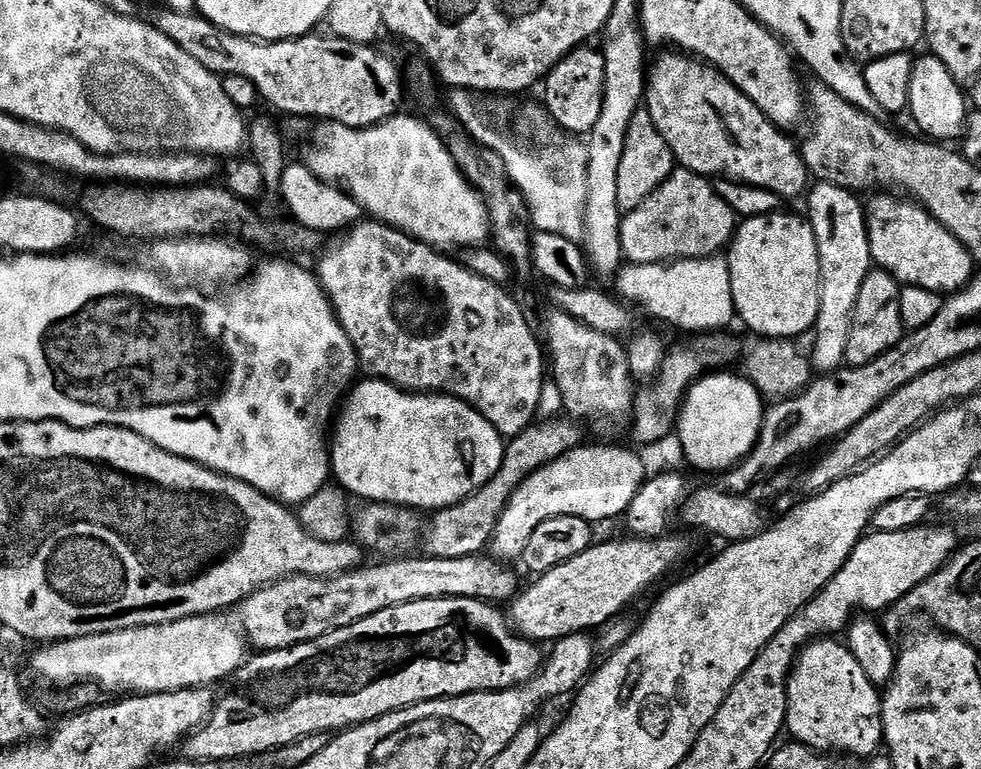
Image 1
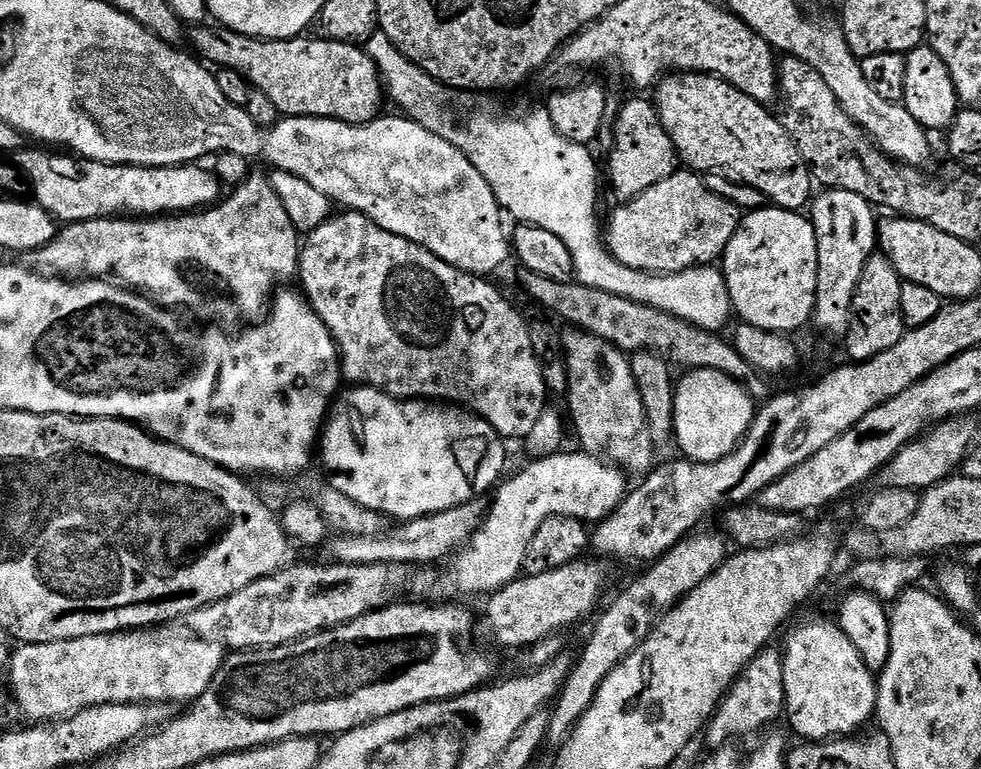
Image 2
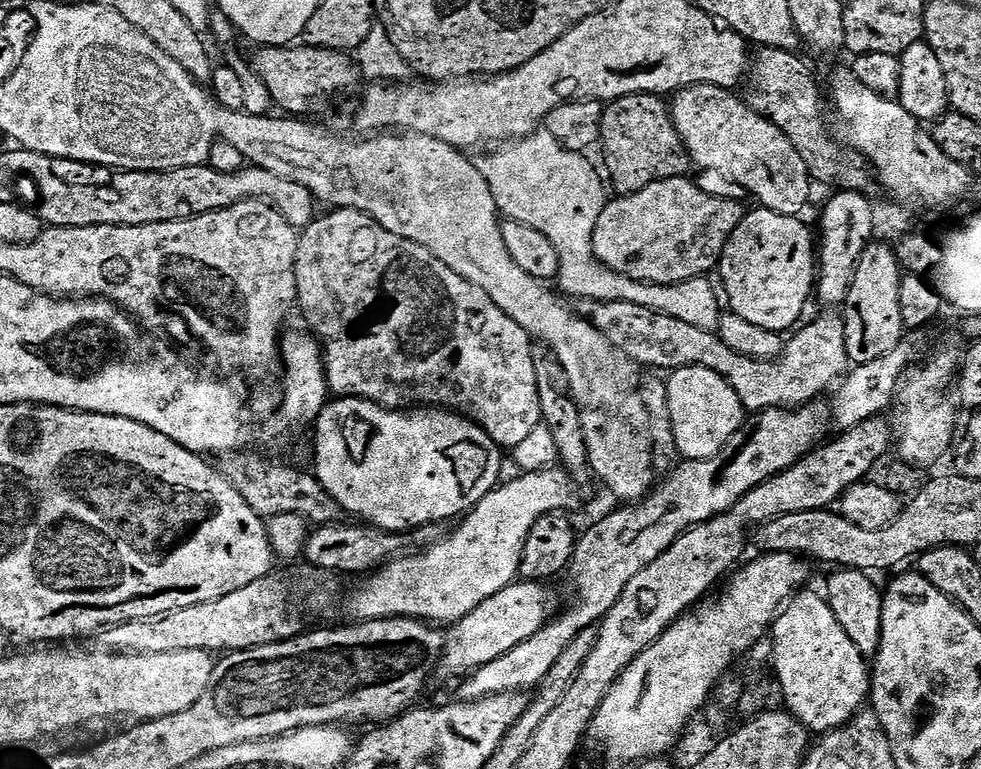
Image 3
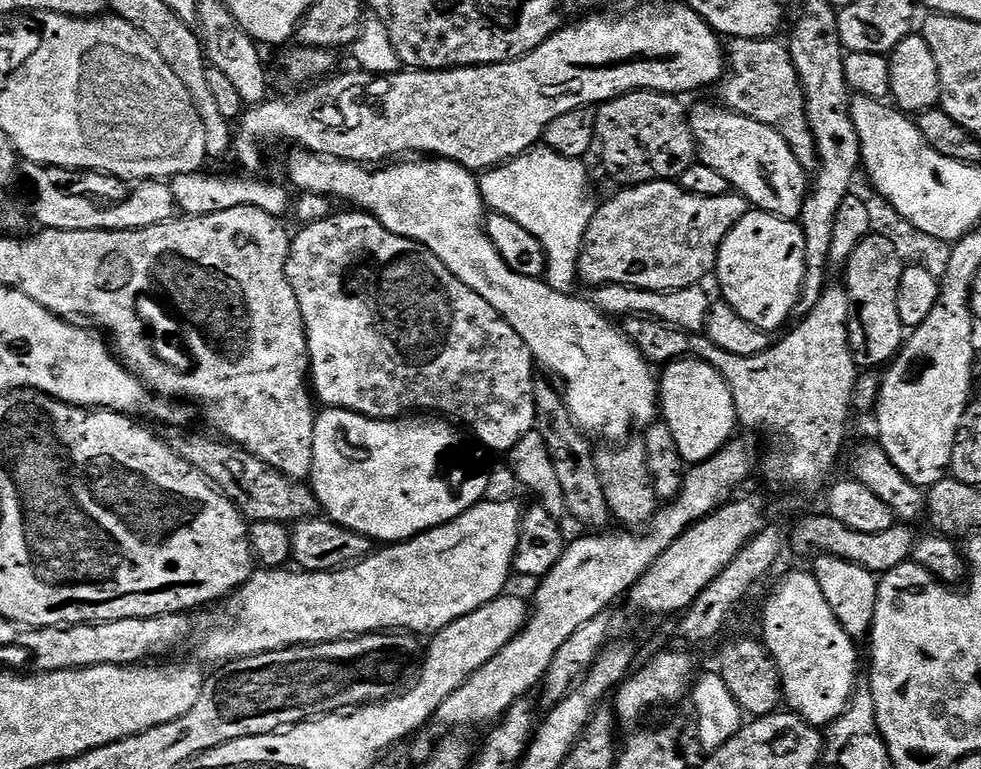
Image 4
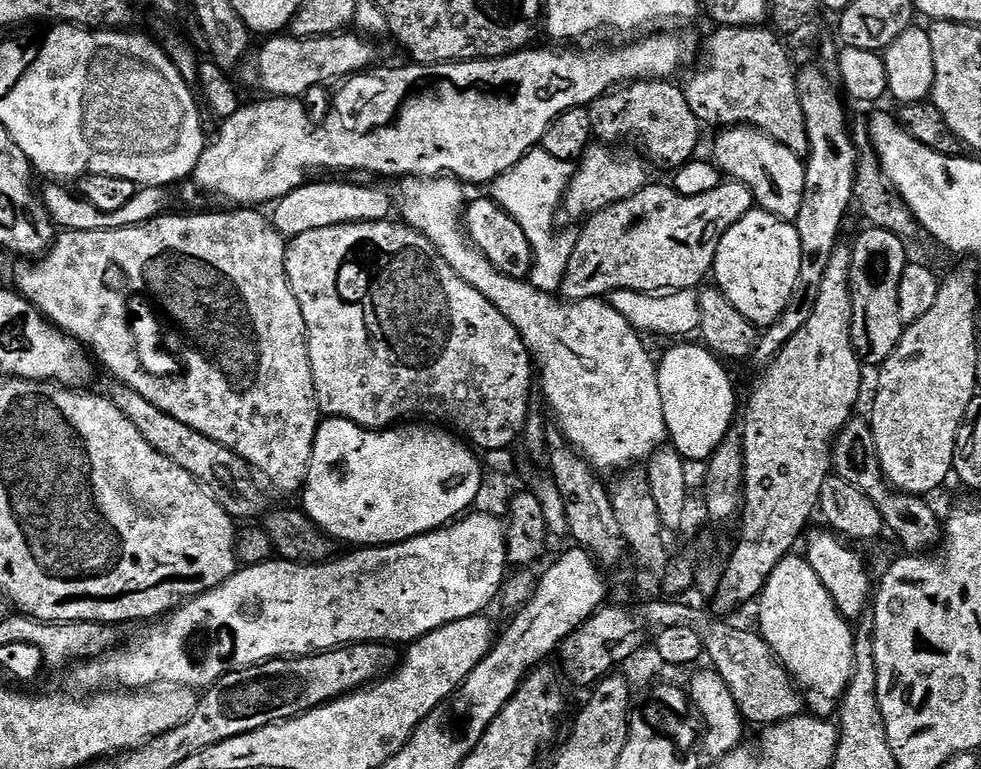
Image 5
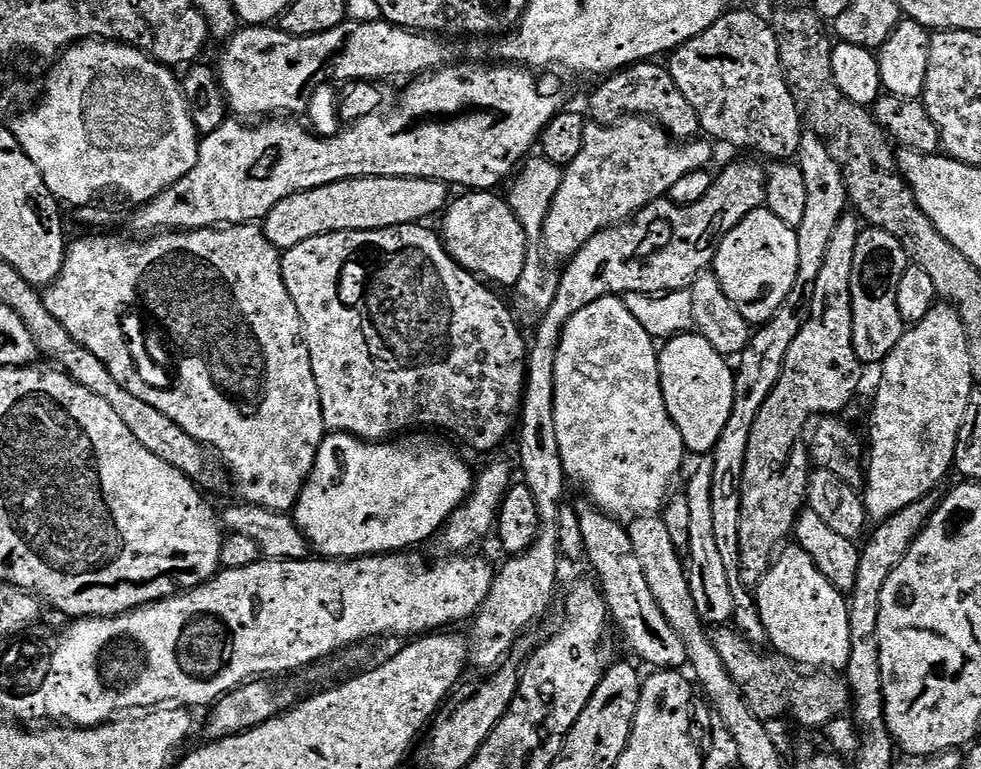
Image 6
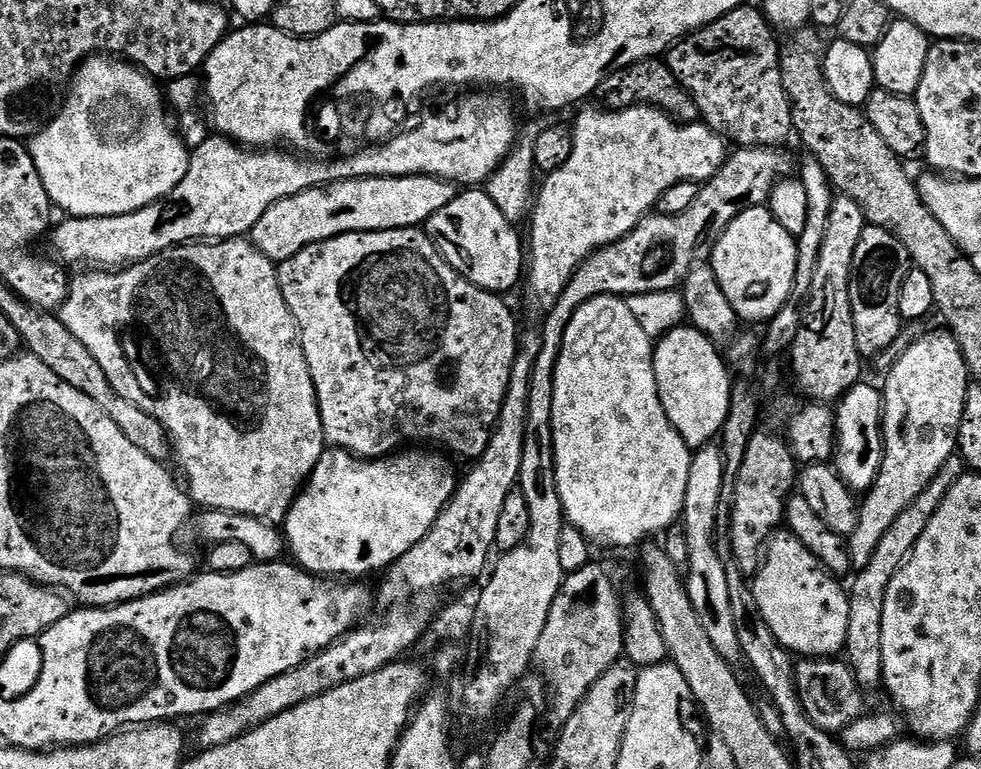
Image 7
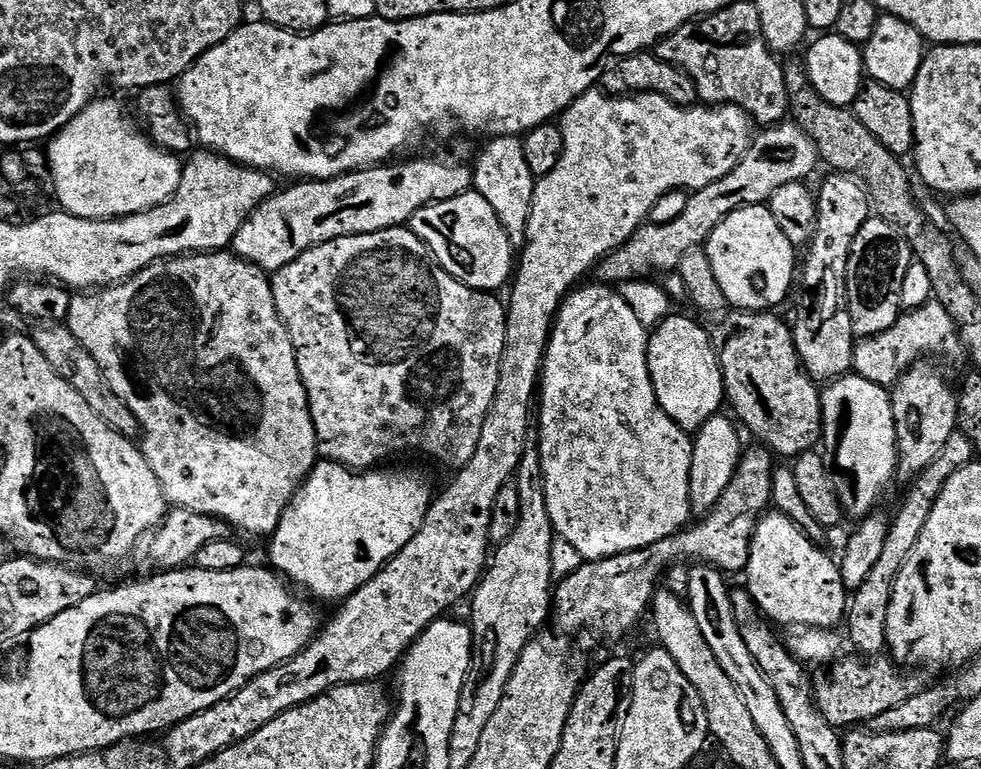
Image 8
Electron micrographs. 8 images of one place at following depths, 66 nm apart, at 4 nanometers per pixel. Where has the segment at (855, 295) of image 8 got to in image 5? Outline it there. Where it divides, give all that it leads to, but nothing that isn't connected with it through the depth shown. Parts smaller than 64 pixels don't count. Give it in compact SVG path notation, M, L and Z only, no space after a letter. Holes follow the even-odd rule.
M871 226L865 229L850 244L852 261L848 277L852 291L852 345L861 365L879 366L894 354L906 327L898 314L898 282L902 282L902 270L909 264L910 256L904 249L905 241L890 230Z

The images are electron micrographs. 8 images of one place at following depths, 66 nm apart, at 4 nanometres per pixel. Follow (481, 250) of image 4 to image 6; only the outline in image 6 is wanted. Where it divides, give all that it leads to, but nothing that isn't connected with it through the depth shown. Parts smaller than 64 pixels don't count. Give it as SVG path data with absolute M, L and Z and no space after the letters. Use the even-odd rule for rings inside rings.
M603 296L598 302L590 302L590 306L578 310L578 314L568 319L568 325L564 328L564 337L560 342L560 357L554 362L554 430L558 430L558 450L565 477L571 483L573 480L585 492L584 496L601 512L615 517L620 522L631 522L640 516L657 515L663 509L674 488L672 479L679 474L680 467L684 464L686 449L682 442L682 434L678 434L678 426L674 426L666 410L666 402L662 398L657 341L653 340L650 334L646 334L646 330L642 330L641 324L634 319L634 314L626 310L621 297Z

